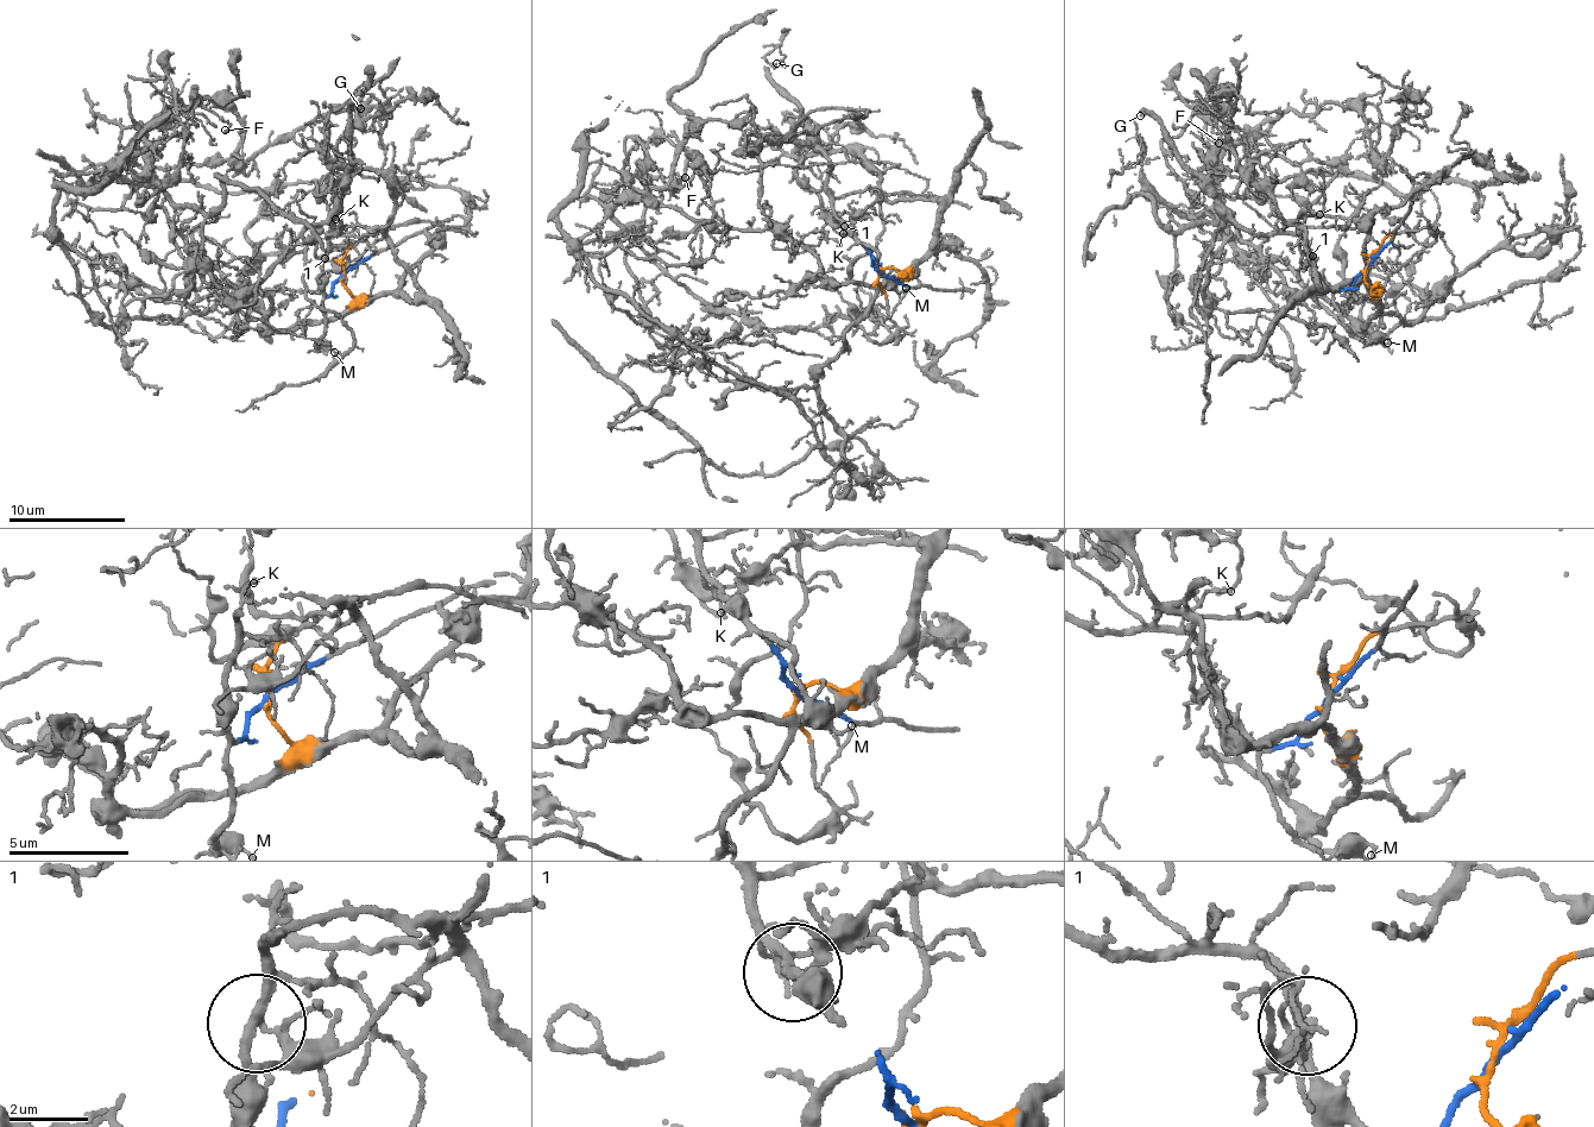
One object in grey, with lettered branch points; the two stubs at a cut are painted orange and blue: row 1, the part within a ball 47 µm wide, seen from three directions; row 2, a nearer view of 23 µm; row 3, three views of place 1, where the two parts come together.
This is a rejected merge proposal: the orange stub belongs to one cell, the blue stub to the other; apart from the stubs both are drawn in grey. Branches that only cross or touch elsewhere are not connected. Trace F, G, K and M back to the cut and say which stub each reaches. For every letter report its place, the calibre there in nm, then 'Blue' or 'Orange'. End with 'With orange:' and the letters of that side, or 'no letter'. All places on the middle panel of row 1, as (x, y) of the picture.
F: Place: (685, 177). Thickness 140 nm. Orange
G: Place: (776, 63). Thickness 140 nm. Blue
K: Place: (843, 233). Thickness 110 nm. Blue
M: Place: (906, 288). Thickness 120 nm. Blue
With orange: F

